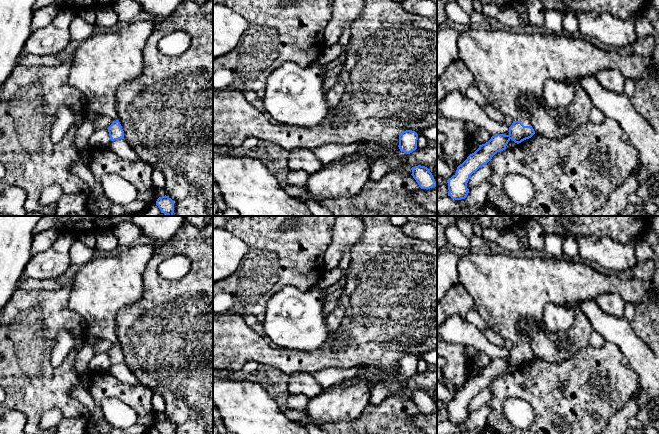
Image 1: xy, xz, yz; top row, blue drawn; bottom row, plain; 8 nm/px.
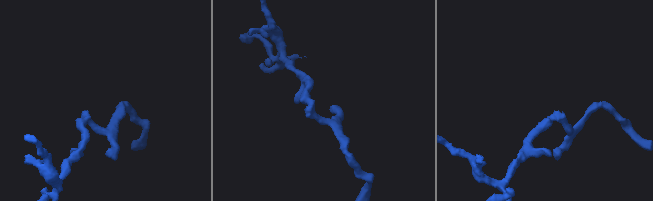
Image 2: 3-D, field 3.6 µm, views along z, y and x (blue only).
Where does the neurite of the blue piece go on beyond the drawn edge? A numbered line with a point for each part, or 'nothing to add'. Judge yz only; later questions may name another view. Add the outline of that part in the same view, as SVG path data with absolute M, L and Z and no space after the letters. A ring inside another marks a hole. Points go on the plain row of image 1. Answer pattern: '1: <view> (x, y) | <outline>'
1: yz (506, 289) | M476 251L467 253L459 260L458 283L470 294L489 329L524 350L531 350L530 338L526 331L518 329L518 323L528 319L542 321L548 304L576 308L578 303L595 300L600 294L617 293L625 303L637 306L650 298L654 287L651 280L605 275L581 260L548 256L522 257L506 252L482 254Z

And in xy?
1: xy (103, 286) | M135 244L115 255L98 254L79 267L71 287L68 307L83 317L87 324L87 331L97 340L118 344L116 317L121 309L143 297L143 273L153 254L152 244Z

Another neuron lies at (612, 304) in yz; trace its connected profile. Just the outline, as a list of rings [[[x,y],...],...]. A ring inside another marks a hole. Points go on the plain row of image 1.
[[[604,293],[595,299],[599,308],[610,316],[624,317],[625,301],[617,293]]]

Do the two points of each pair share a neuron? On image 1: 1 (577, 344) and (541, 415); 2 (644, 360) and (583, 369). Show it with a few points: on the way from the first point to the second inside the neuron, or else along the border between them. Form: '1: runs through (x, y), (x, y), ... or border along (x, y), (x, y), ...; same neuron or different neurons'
1: border along (588, 343), (565, 360), (548, 362); different neurons
2: border along (614, 343), (637, 374), (637, 384); different neurons

